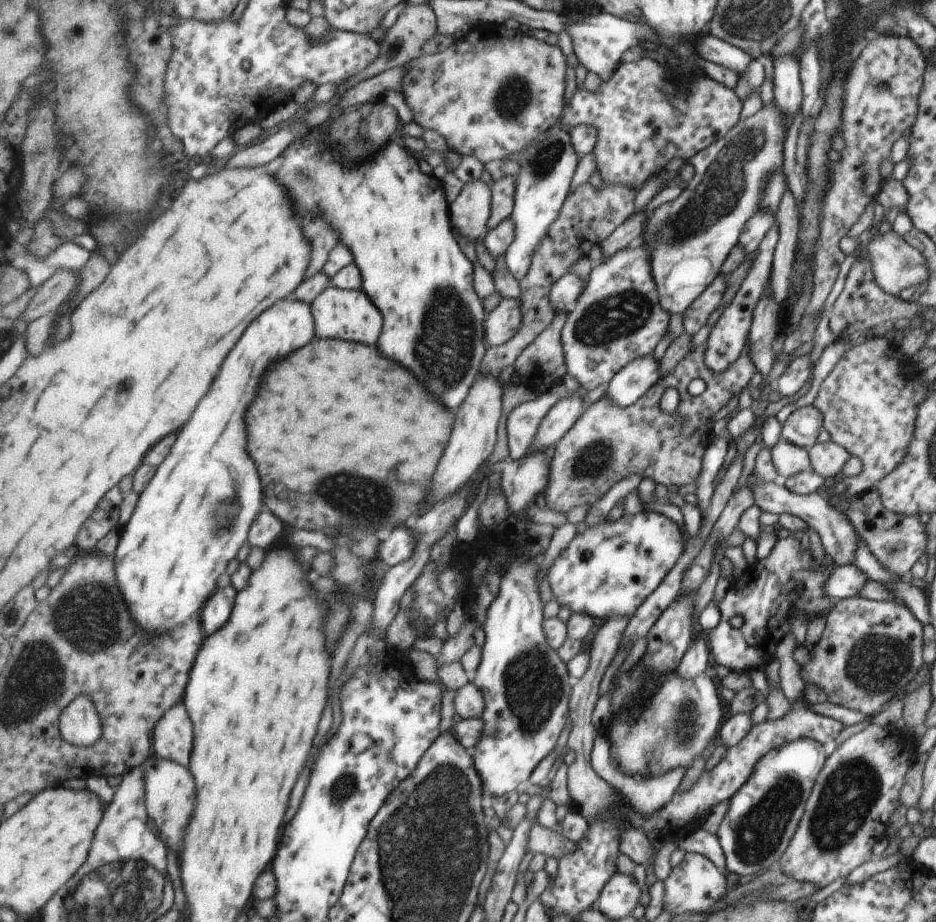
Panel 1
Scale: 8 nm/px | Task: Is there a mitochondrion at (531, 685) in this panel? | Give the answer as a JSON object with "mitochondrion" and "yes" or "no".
{"mitochondrion":"yes"}

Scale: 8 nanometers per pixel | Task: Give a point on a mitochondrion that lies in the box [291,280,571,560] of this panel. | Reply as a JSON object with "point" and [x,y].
{"point":[374,499]}

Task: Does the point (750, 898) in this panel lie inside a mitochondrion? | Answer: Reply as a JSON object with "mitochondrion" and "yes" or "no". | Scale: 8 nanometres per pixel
{"mitochondrion":"no"}

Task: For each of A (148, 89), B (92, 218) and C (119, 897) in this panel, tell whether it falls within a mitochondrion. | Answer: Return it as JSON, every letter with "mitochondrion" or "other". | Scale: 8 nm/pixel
{"A":"mitochondrion","B":"other","C":"mitochondrion"}

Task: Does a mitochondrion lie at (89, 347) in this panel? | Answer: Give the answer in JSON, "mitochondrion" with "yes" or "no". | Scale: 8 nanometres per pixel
{"mitochondrion":"no"}

